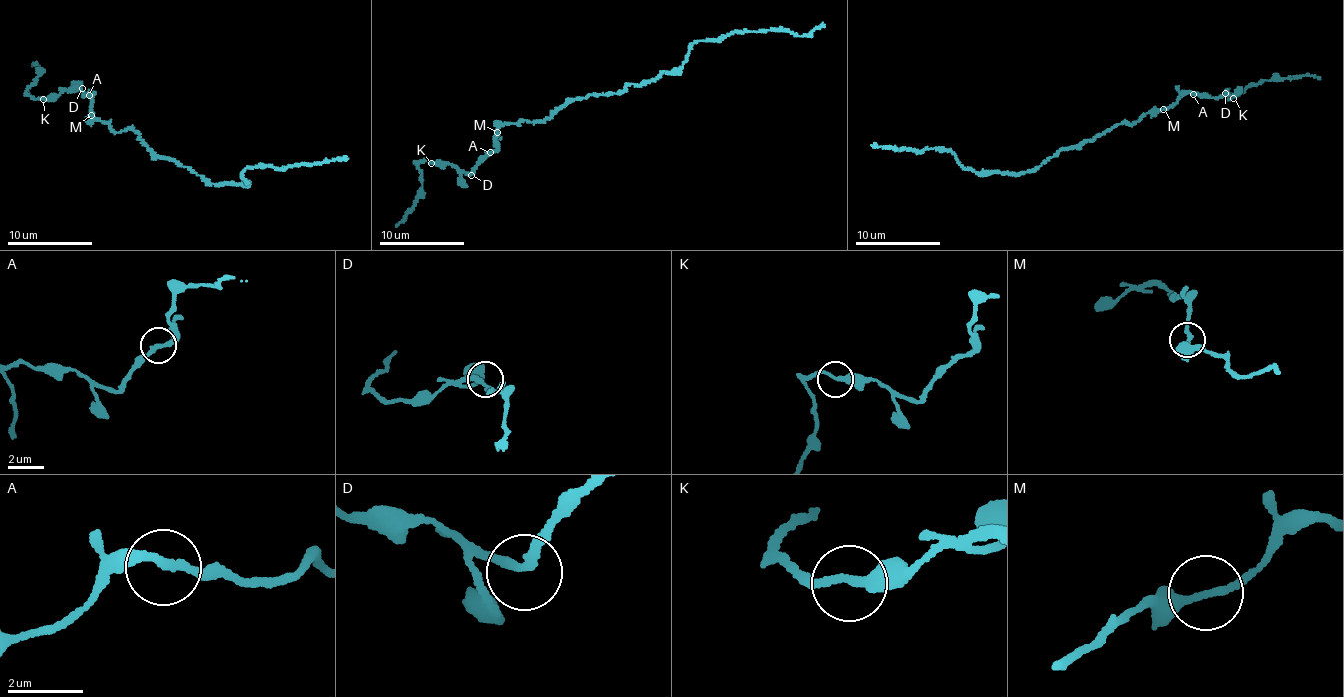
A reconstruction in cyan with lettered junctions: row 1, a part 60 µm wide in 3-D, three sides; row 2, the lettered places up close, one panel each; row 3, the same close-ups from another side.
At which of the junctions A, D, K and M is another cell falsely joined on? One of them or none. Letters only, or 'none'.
none

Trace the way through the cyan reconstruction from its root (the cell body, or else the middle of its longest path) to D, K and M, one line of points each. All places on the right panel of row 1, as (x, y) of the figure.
D: (1082, 142), (1115, 125), (1130, 125), (1146, 113), (1169, 108), (1186, 93), (1214, 98), (1225, 93)
K: (1082, 142), (1169, 108), (1186, 93), (1212, 98), (1228, 91), (1226, 96), (1233, 98)
M: (1082, 142), (1115, 125), (1126, 122), (1130, 125), (1146, 113), (1163, 109)

